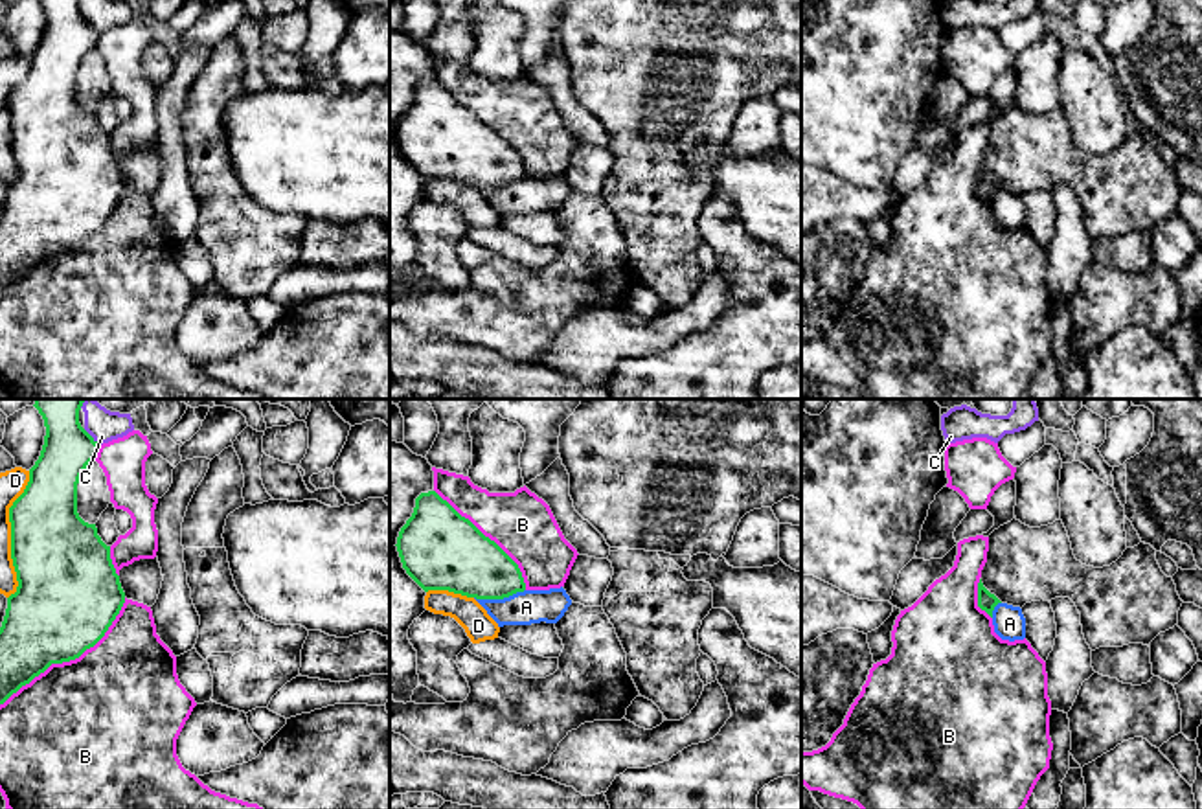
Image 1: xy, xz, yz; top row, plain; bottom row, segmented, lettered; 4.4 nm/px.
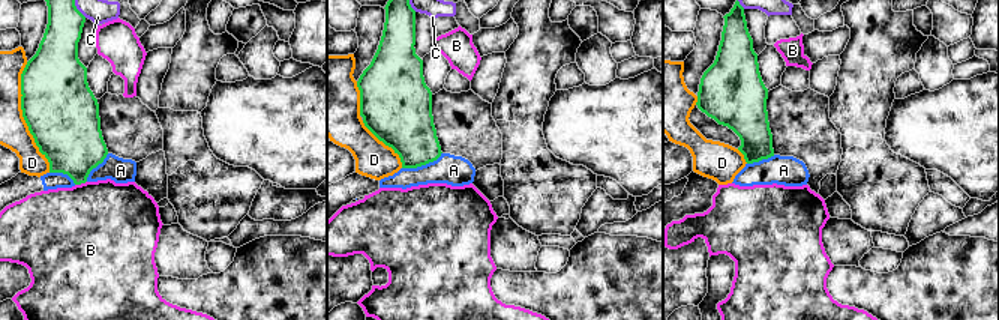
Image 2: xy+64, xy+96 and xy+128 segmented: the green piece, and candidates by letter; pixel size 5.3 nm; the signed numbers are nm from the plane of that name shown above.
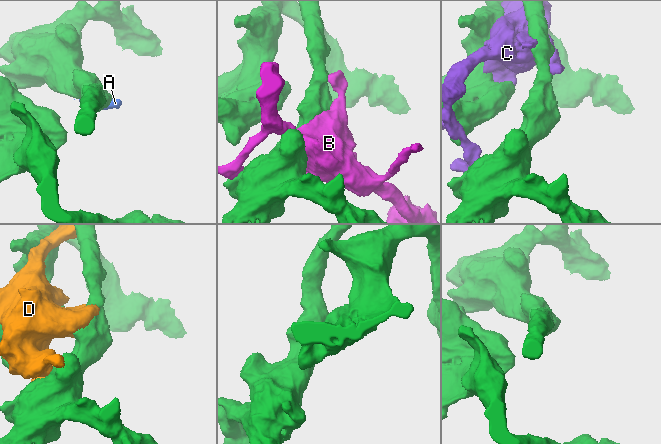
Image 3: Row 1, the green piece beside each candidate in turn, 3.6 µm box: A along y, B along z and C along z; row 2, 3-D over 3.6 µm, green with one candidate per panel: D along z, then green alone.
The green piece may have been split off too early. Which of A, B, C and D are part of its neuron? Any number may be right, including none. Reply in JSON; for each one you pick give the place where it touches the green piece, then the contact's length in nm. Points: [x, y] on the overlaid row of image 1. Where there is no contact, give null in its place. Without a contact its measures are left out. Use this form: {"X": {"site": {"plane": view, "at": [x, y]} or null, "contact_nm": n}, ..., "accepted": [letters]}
{"accepted": []}

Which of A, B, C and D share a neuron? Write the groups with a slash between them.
A / B / C / D

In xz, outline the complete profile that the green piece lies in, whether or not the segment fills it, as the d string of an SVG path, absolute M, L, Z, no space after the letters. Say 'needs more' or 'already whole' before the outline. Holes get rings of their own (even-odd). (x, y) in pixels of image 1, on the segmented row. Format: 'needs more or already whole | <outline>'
already whole | M436 491L415 498L395 546L403 568L425 592L504 599L526 590L518 564Z

